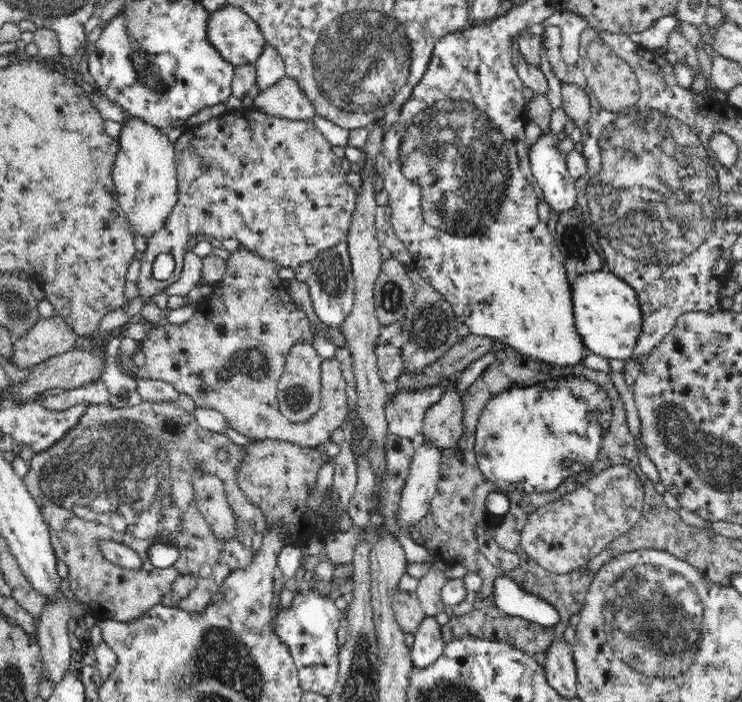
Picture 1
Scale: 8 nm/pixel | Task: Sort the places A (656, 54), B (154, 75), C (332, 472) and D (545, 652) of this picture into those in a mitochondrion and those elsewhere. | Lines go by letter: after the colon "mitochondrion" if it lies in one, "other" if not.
A: other
B: mitochondrion
C: other
D: other

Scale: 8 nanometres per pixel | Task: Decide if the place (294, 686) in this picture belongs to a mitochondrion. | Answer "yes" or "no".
no

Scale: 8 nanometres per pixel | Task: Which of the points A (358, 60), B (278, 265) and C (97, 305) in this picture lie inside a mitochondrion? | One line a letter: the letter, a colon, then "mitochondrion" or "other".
A: mitochondrion
B: other
C: other

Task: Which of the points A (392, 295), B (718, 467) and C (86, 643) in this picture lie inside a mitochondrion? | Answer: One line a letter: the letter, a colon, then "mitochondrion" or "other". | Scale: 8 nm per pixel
A: mitochondrion
B: mitochondrion
C: other

